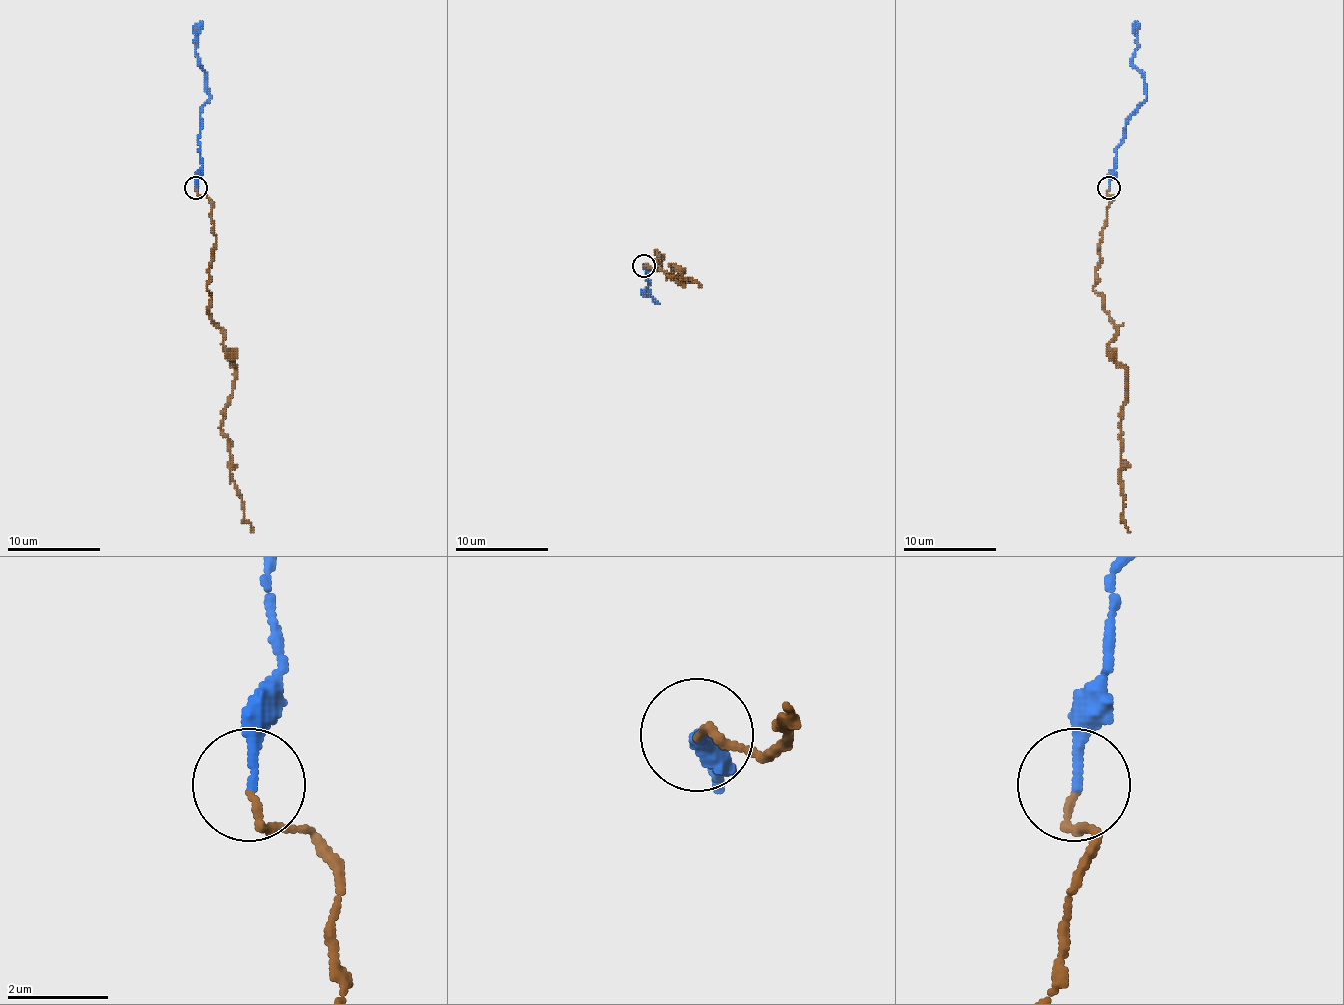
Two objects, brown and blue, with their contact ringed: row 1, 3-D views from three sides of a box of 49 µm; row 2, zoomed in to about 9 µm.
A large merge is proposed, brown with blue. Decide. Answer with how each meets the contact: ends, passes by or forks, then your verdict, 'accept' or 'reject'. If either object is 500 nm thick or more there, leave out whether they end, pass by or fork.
brown ends there; blue ends there; accept

